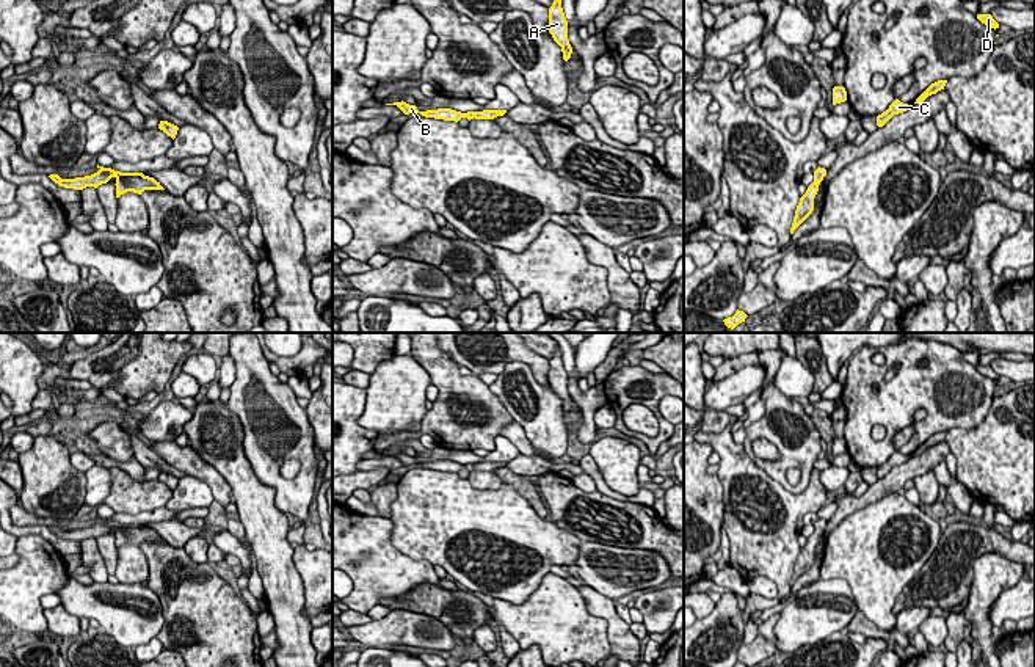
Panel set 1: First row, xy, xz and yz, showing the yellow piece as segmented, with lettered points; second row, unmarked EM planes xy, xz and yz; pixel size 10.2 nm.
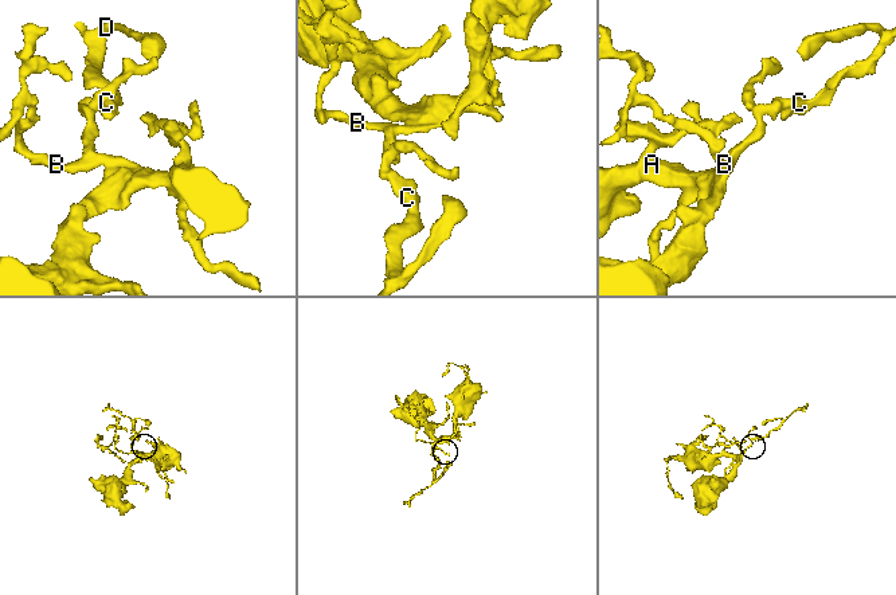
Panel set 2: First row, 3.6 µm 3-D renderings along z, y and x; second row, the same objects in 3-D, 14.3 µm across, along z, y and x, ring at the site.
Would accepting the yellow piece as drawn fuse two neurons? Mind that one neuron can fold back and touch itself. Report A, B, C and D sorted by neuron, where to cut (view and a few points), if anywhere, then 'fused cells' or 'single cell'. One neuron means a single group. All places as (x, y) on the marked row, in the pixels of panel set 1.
A B C D | no cut | single cell

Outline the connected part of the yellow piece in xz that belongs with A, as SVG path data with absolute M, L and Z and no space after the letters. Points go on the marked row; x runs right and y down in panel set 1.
M554 0L552 6L549 8L549 33L561 47L563 60L568 61L571 58L572 47L568 39L568 20L561 8L561 0Z

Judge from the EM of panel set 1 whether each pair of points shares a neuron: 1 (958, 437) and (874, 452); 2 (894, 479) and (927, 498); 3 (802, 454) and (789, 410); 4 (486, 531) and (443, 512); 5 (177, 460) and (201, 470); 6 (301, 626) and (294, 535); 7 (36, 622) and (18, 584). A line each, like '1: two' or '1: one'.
1: two
2: two
3: one
4: one
5: one
6: two
7: one

